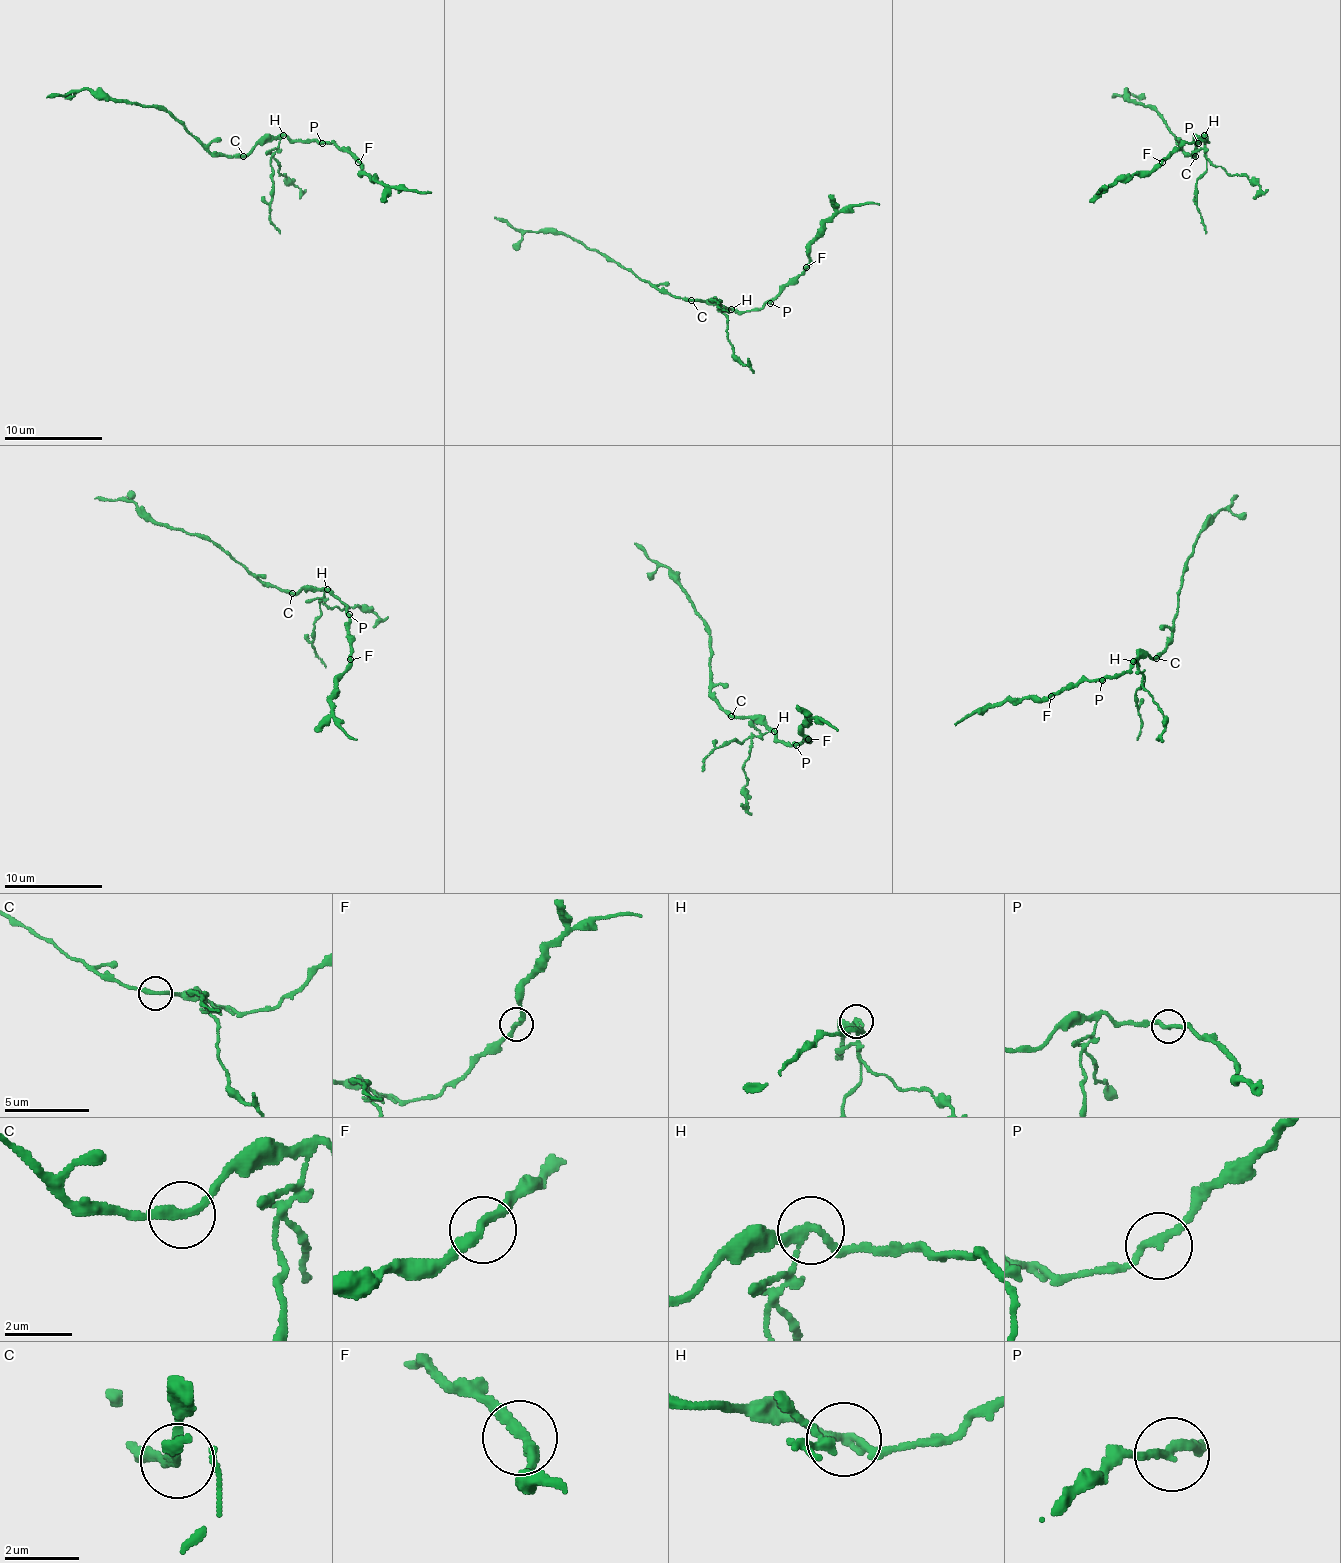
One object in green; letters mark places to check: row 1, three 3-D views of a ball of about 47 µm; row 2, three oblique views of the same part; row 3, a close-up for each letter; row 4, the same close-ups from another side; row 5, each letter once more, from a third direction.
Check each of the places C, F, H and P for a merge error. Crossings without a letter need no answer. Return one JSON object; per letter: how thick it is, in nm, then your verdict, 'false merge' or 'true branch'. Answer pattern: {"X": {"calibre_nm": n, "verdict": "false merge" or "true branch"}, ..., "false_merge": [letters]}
{"C": {"calibre_nm": 260, "verdict": "false merge"}, "F": {"calibre_nm": 300, "verdict": "true branch"}, "H": {"calibre_nm": 180, "verdict": "false merge"}, "P": {"calibre_nm": 220, "verdict": "true branch"}, "false_merge": ["C", "H"]}

